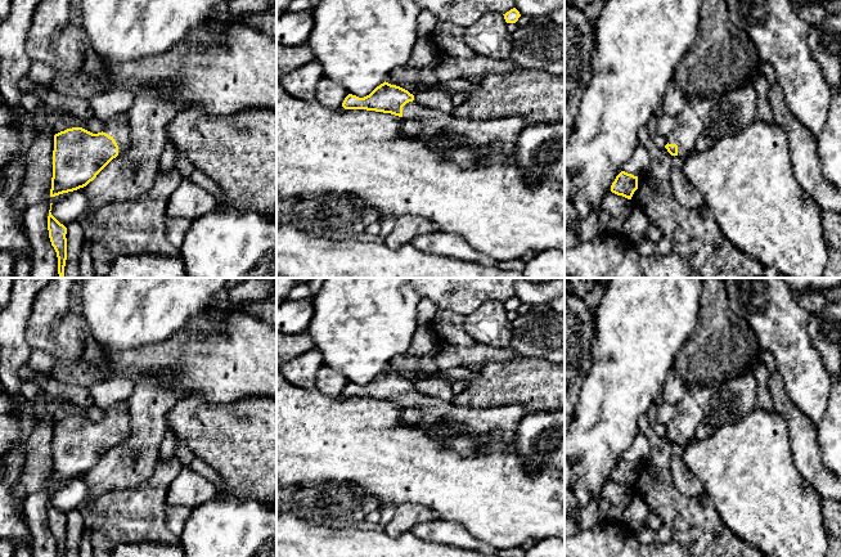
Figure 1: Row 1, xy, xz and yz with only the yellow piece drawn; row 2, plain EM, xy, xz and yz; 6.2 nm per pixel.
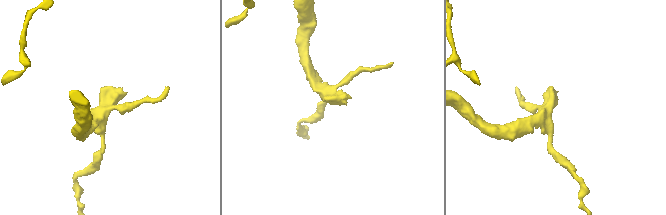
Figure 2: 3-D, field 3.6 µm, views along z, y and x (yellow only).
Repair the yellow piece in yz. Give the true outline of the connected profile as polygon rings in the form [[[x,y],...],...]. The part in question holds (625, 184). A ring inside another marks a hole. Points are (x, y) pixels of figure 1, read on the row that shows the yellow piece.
[[[621,171],[611,185],[611,192],[631,199],[634,192],[638,189],[638,176]]]

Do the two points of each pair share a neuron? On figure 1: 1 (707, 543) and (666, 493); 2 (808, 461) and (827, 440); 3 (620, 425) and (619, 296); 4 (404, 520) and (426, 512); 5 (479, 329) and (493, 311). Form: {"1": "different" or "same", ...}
{"1": "same", "2": "different", "3": "same", "4": "same", "5": "same"}

